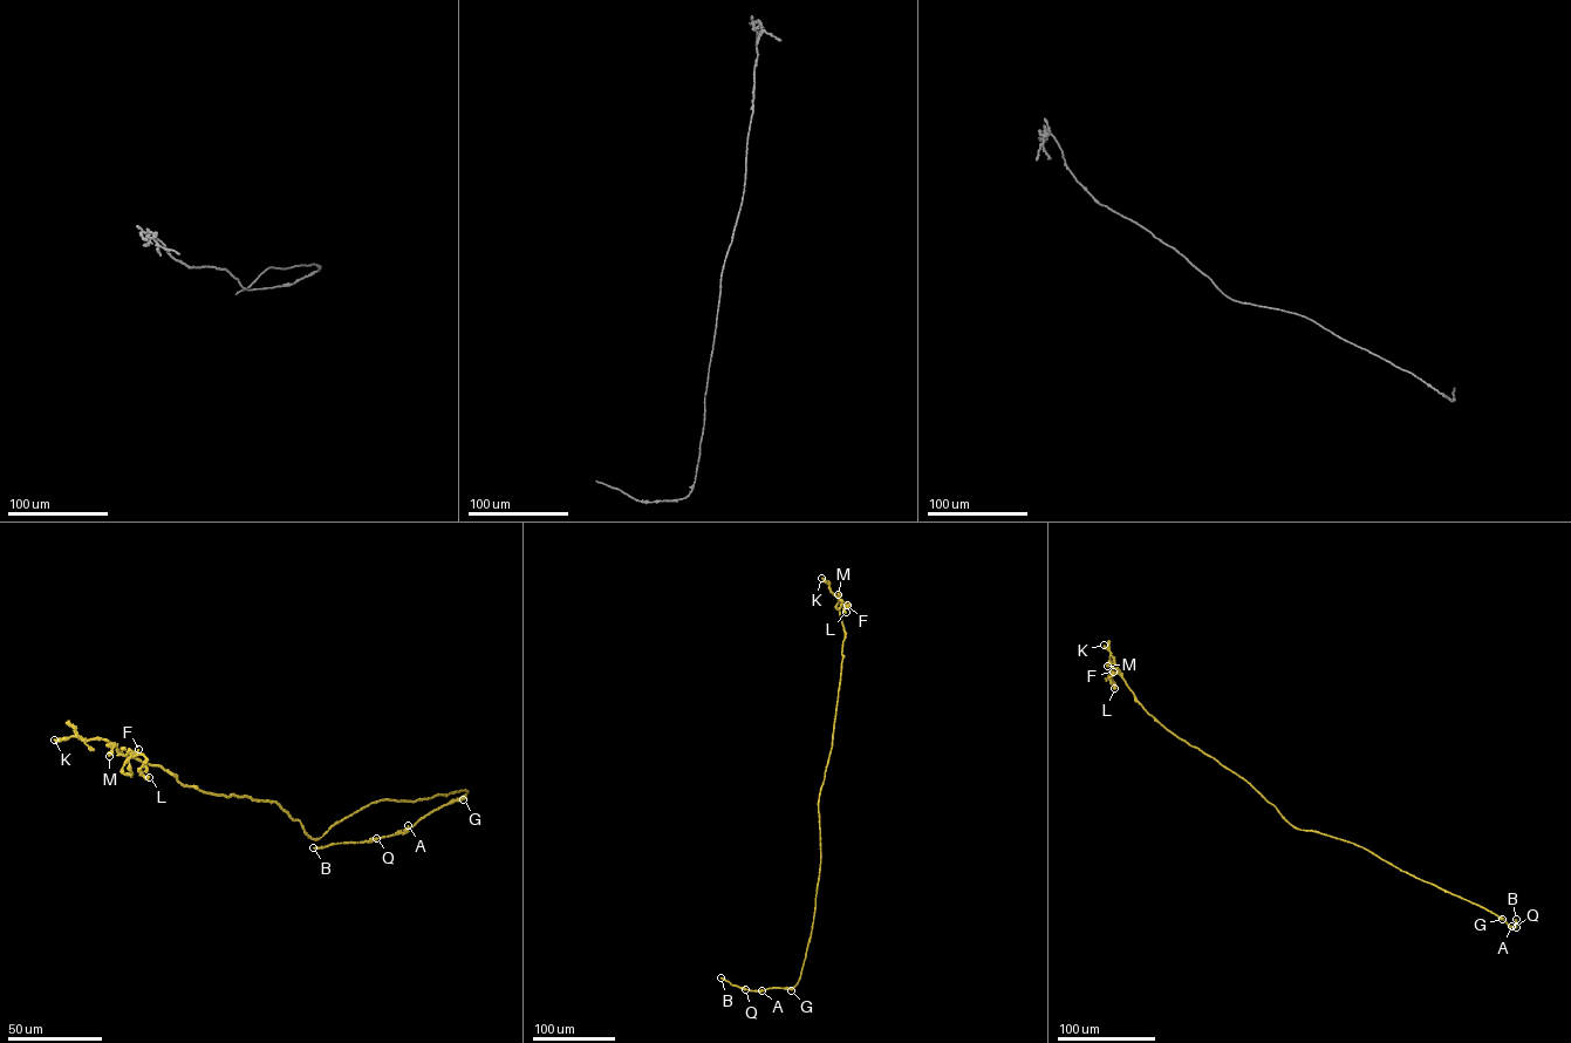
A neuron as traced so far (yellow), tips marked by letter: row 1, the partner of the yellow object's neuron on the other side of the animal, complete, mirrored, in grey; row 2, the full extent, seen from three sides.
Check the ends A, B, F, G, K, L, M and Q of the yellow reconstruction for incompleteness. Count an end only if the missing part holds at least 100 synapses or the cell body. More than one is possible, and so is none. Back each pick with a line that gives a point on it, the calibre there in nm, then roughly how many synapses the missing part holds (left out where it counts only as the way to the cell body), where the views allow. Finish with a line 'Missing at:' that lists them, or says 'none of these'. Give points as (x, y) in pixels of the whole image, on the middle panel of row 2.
Missing at: none of these

